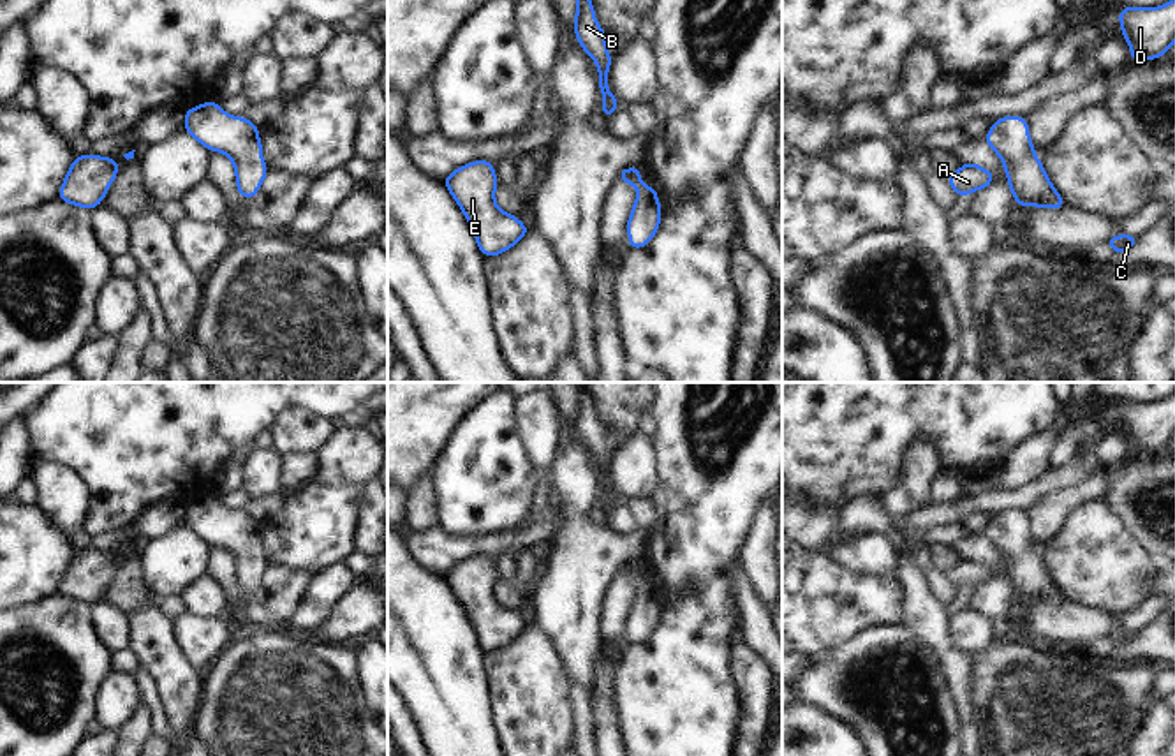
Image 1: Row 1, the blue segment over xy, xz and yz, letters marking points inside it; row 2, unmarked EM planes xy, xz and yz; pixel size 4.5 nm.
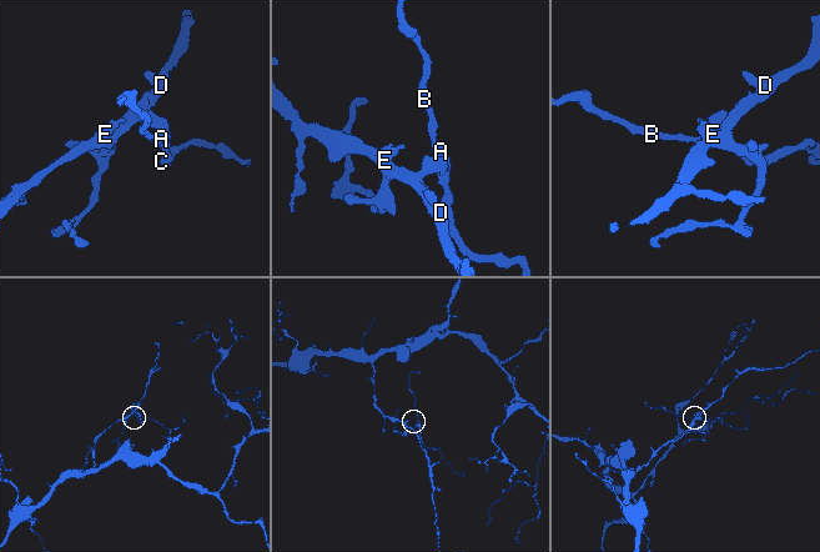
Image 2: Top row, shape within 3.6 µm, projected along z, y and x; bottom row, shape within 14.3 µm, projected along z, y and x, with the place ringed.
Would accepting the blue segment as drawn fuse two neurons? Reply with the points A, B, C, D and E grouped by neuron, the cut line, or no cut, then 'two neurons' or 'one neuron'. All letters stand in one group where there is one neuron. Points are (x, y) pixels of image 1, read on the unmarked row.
A B C D E; no cut; one neuron

